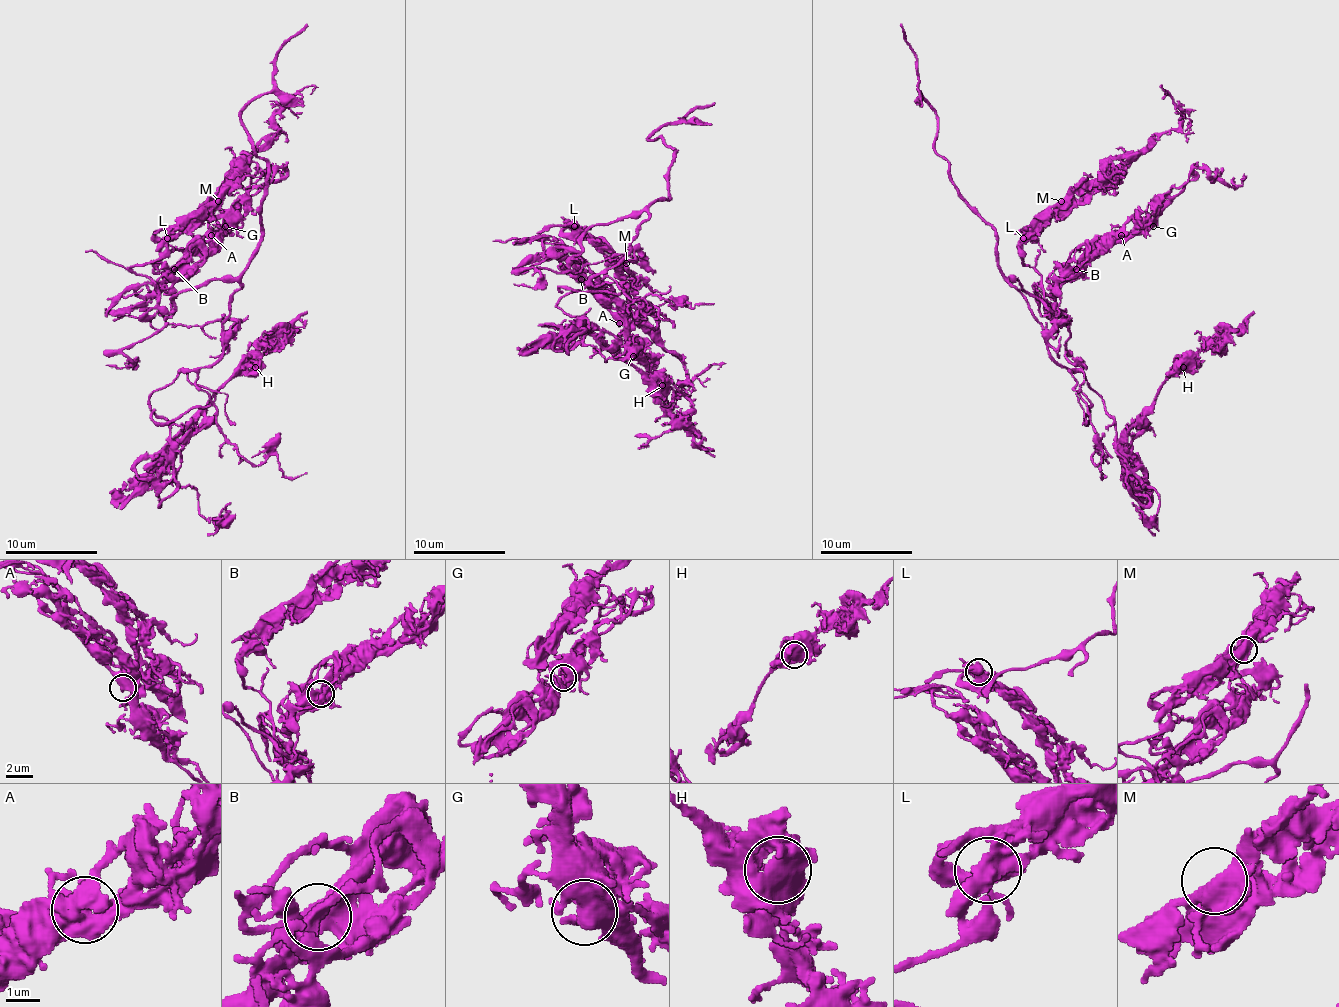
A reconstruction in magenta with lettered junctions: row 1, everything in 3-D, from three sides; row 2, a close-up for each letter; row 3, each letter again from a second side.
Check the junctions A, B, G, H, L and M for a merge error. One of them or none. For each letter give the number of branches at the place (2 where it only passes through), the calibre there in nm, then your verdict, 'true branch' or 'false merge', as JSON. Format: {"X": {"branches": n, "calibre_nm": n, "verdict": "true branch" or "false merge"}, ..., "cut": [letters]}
{"A": {"branches": 2, "calibre_nm": 600, "verdict": "true branch"}, "B": {"branches": 2, "calibre_nm": 550, "verdict": "true branch"}, "G": {"branches": 2, "calibre_nm": 600, "verdict": "true branch"}, "H": {"branches": 2, "calibre_nm": 600, "verdict": "true branch"}, "L": {"branches": 2, "calibre_nm": 600, "verdict": "true branch"}, "M": {"branches": 2, "calibre_nm": 600, "verdict": "true branch"}, "cut": []}

